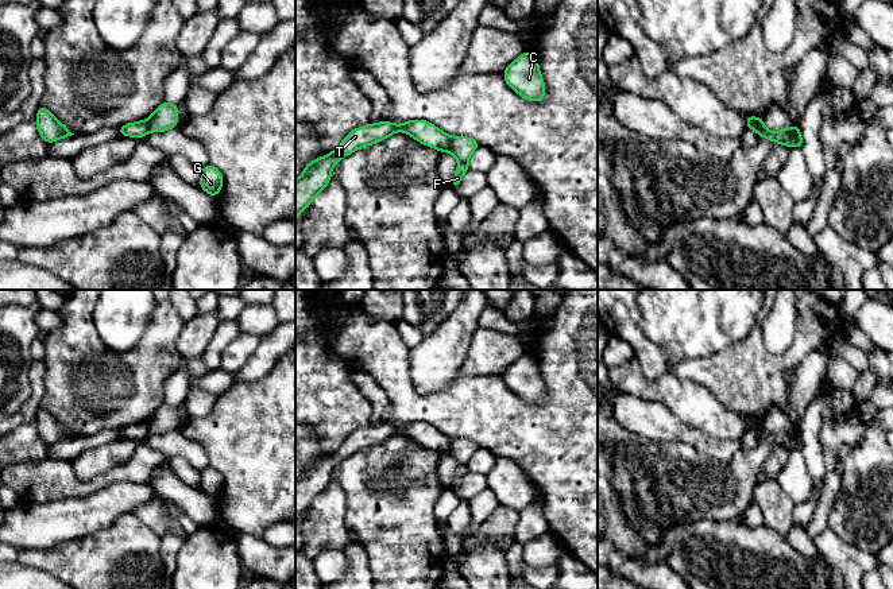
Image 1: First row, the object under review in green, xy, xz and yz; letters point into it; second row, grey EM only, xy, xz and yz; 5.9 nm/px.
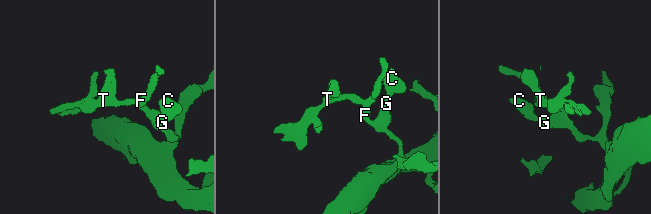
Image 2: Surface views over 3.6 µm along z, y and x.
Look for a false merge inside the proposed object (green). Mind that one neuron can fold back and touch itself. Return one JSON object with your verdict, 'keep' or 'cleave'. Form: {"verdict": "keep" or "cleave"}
{"verdict": "cleave"}

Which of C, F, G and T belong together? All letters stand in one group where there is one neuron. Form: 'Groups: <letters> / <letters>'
Groups: C F G / T

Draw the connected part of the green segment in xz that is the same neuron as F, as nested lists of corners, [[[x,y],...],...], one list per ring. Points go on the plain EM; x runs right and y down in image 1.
[[[451,438],[451,447],[448,454],[453,457],[459,464],[459,469],[455,474],[455,480],[451,487],[455,492],[457,492],[463,477],[469,472],[468,462],[479,447],[480,446],[472,439]]]

